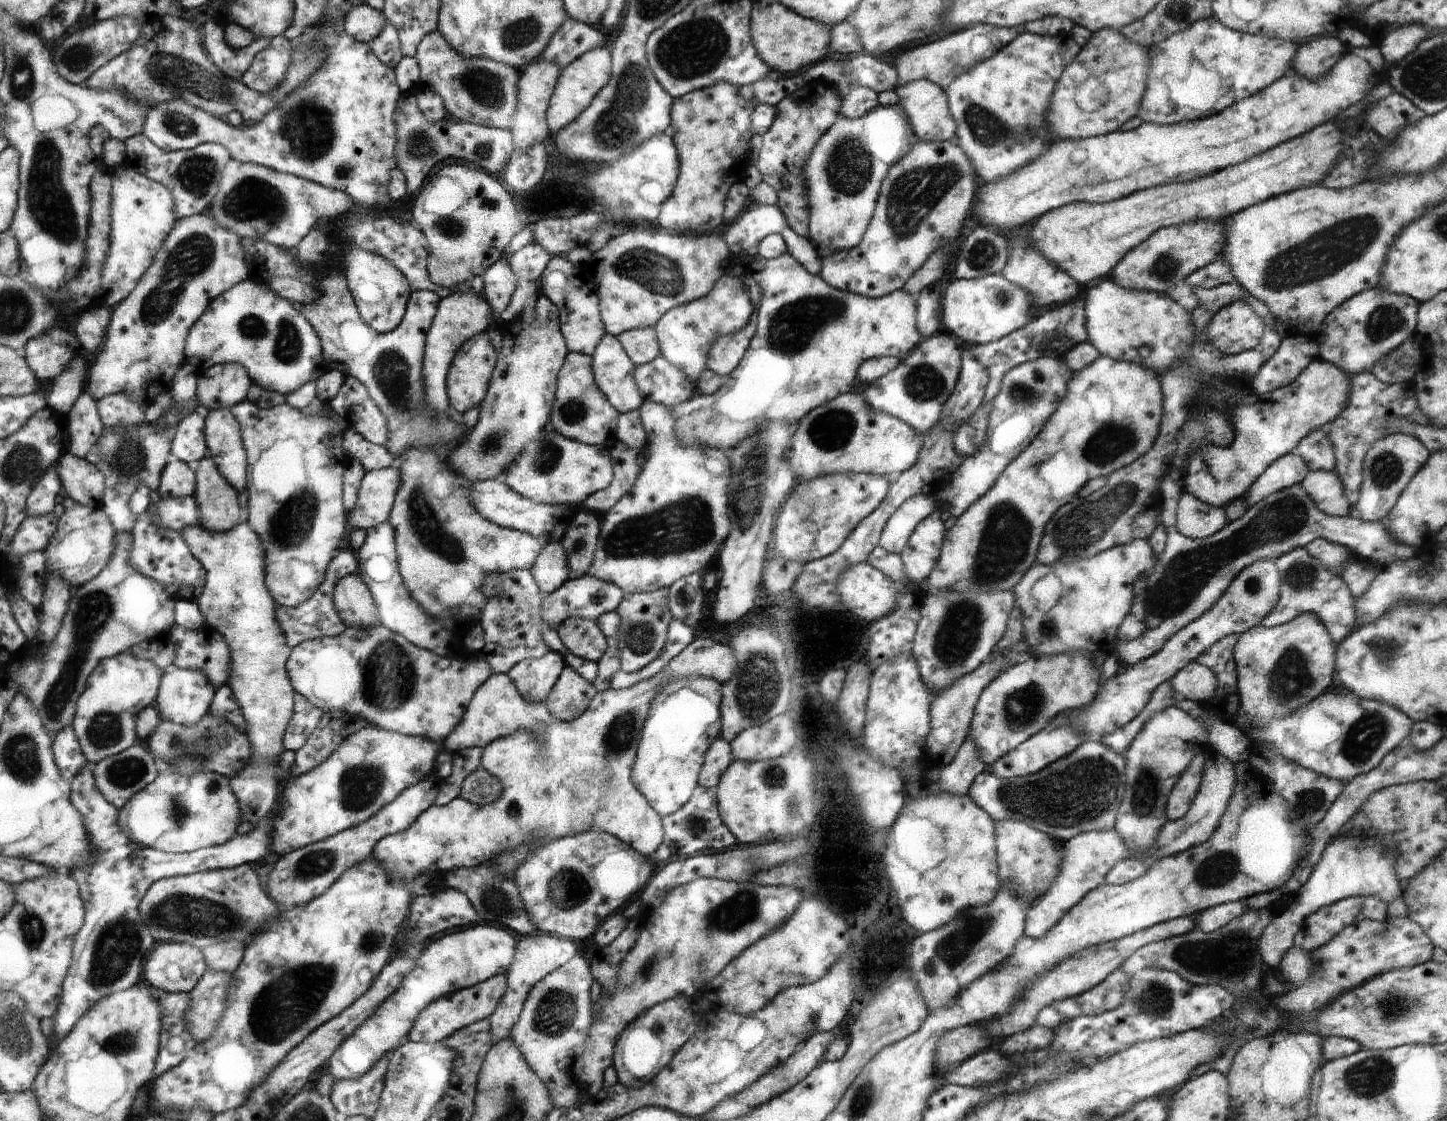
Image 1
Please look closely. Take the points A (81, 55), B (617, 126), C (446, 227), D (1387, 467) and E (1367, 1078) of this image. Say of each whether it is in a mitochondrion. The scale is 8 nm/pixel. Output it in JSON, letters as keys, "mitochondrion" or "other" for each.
{"A":"mitochondrion","B":"mitochondrion","C":"mitochondrion","D":"mitochondrion","E":"mitochondrion"}

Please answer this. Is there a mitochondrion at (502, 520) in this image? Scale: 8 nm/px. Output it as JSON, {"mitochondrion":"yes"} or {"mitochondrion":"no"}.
{"mitochondrion":"no"}

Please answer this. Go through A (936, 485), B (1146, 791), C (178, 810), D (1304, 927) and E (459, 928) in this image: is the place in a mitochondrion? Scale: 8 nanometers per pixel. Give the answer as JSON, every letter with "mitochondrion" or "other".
{"A":"other","B":"mitochondrion","C":"mitochondrion","D":"other","E":"other"}

